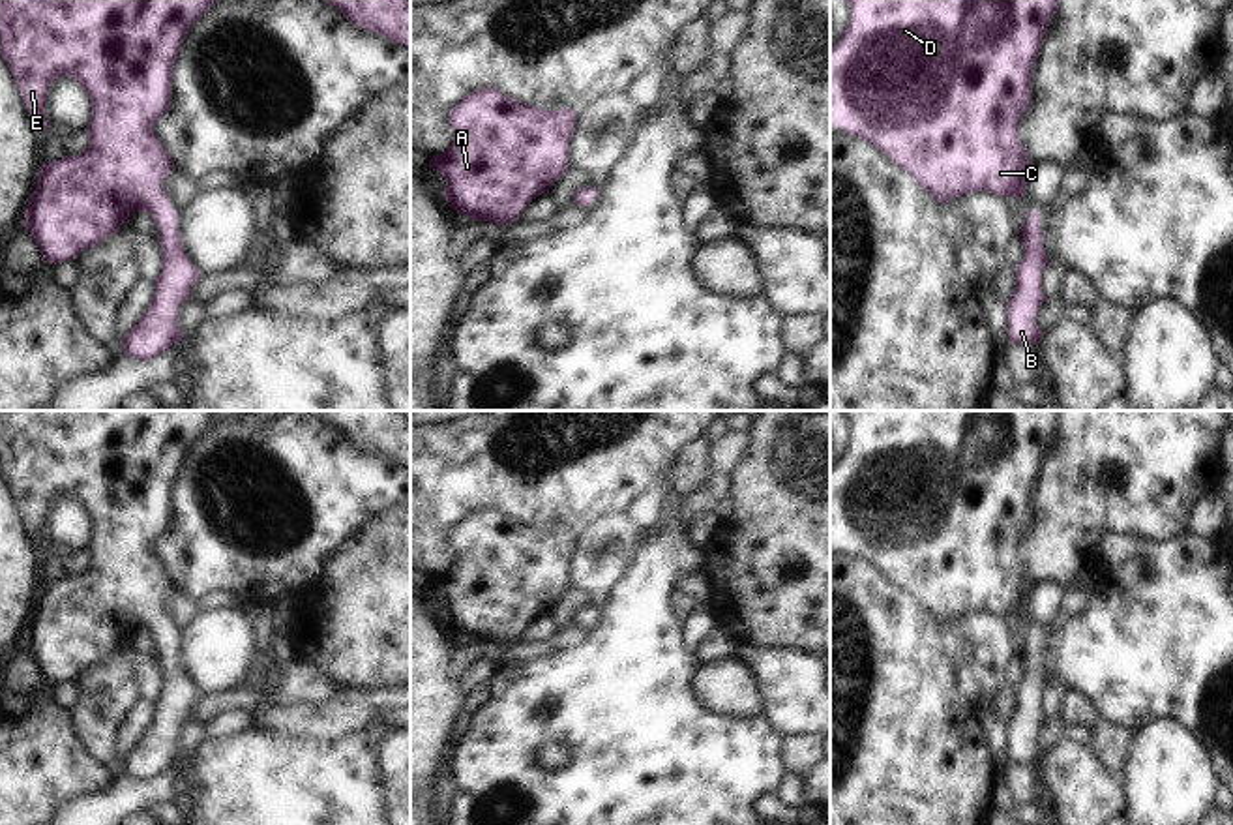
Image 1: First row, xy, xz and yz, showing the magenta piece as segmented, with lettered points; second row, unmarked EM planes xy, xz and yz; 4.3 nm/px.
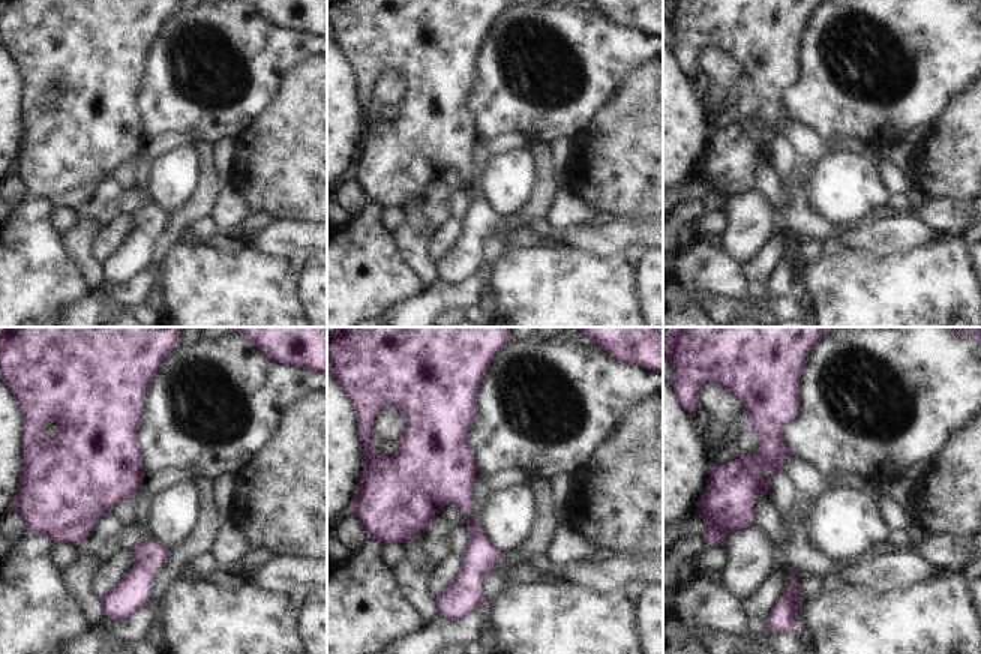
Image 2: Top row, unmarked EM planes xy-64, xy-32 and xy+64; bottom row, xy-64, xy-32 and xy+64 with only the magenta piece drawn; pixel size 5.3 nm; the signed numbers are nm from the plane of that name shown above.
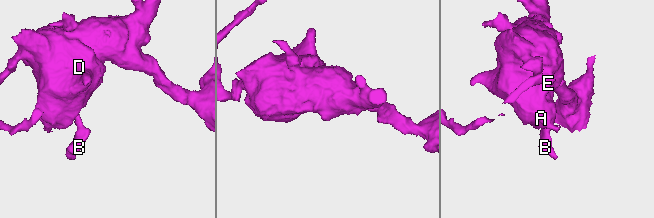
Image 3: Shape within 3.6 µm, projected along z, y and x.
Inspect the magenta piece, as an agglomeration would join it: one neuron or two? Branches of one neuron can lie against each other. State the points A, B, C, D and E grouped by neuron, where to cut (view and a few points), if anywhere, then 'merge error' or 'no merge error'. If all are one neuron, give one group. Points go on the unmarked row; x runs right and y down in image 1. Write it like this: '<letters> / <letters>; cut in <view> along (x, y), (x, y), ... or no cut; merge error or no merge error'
A B C D E; no cut; no merge error

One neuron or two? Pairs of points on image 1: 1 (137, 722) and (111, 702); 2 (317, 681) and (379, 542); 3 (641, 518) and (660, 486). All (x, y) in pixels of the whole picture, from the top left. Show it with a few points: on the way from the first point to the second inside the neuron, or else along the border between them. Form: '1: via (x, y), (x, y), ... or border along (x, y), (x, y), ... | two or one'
1: border along (137, 696), (118, 724), (118, 756) | two
2: border along (297, 659), (308, 660), (338, 687) | two
3: via (643, 510), (654, 494) | one

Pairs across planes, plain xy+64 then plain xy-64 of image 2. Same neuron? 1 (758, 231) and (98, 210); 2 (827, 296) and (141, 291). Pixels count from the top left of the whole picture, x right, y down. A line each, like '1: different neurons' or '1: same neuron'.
1: same neuron
2: different neurons

